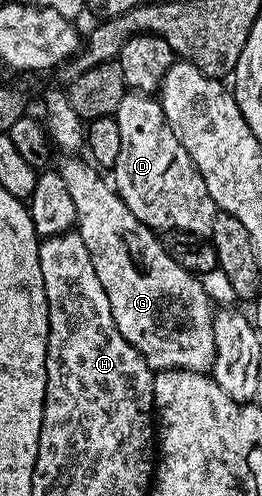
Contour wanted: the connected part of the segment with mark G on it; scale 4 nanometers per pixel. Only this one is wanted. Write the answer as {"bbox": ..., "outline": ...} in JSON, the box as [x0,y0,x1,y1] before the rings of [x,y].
{"bbox":[58,154,216,372],"outline":[[[61,154],[59,158],[58,174],[74,200],[75,230],[79,231],[82,241],[86,241],[90,261],[94,261],[94,273],[98,273],[98,281],[102,281],[102,289],[106,289],[106,301],[110,301],[110,313],[114,313],[114,325],[118,325],[118,333],[122,333],[122,337],[126,337],[126,341],[130,341],[130,345],[138,349],[138,353],[153,372],[207,372],[216,356],[212,324],[214,304],[208,298],[199,278],[182,269],[182,265],[178,265],[178,261],[174,261],[166,253],[160,243],[160,235],[153,228],[138,221],[134,213],[130,213],[115,186],[109,180],[107,183],[95,166],[87,162],[84,164],[80,160],[82,158],[75,154]]]}

